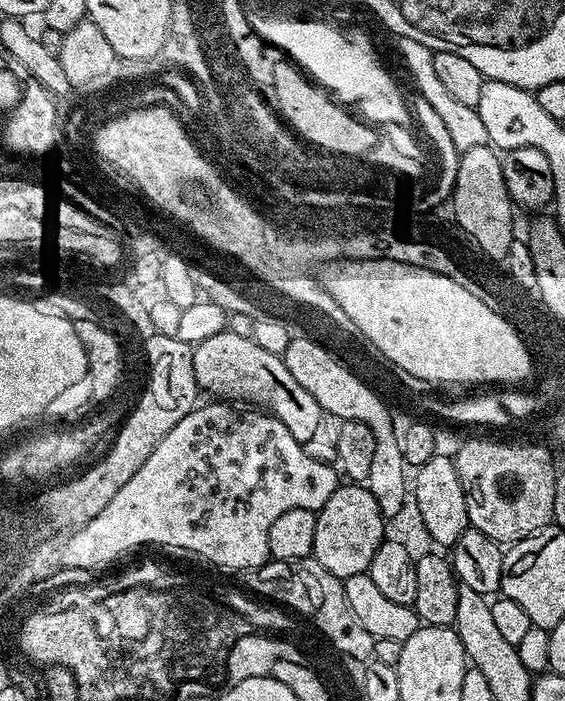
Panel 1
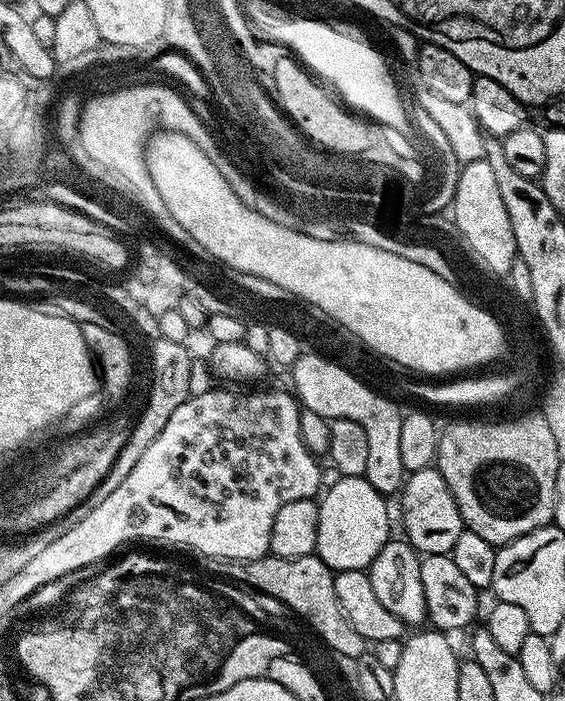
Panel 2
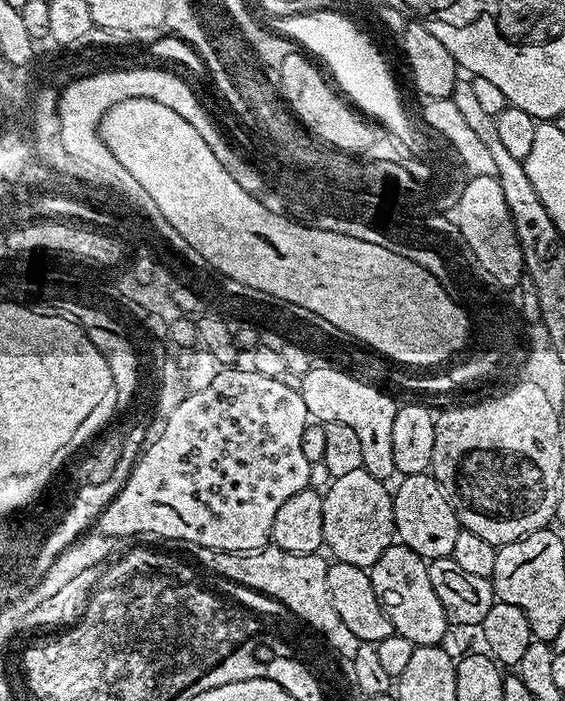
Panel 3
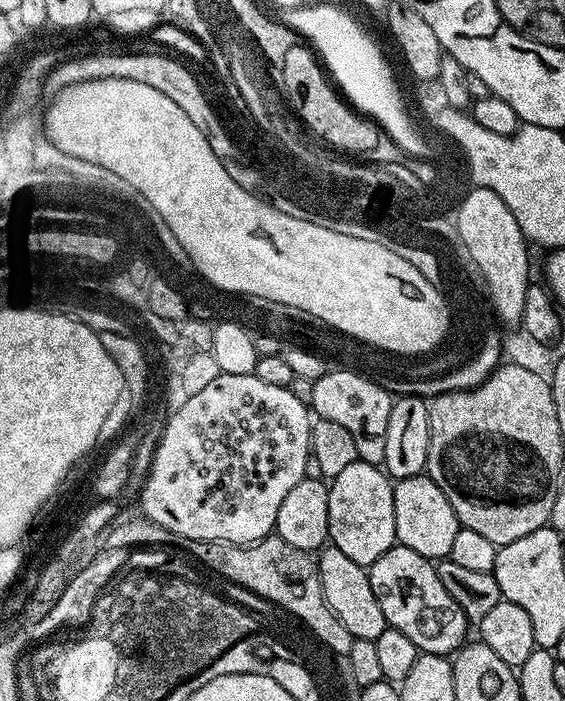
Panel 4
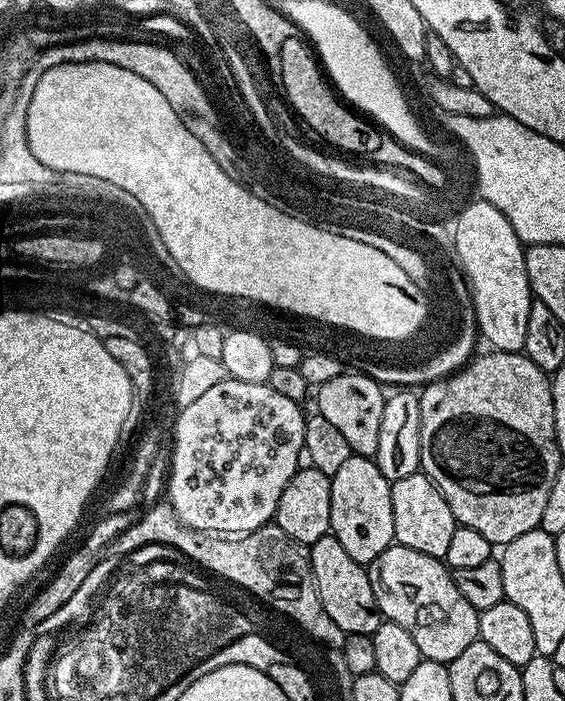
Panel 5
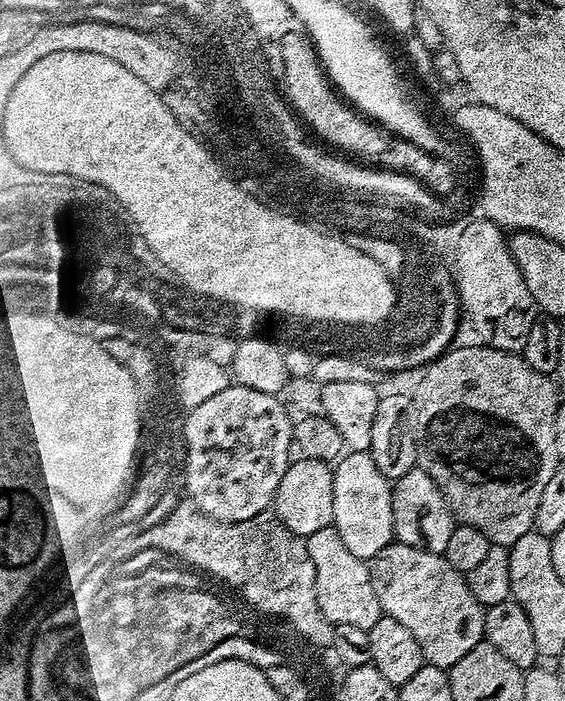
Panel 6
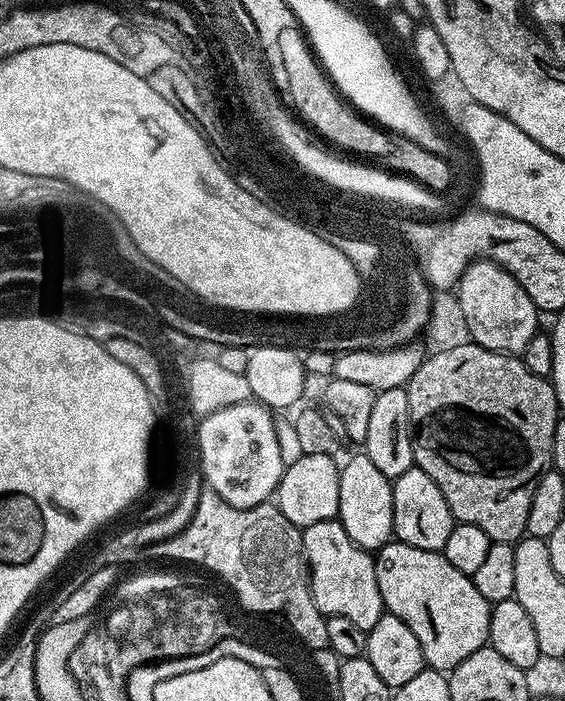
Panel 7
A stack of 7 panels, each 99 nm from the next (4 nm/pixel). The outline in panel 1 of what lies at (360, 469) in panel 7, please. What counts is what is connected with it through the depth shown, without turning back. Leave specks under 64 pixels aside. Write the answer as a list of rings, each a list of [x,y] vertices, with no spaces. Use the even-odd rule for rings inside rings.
[[[356,482],[337,486],[334,494],[316,512],[312,556],[330,574],[341,578],[367,572],[378,546],[385,541],[385,516],[380,513],[374,494]]]

